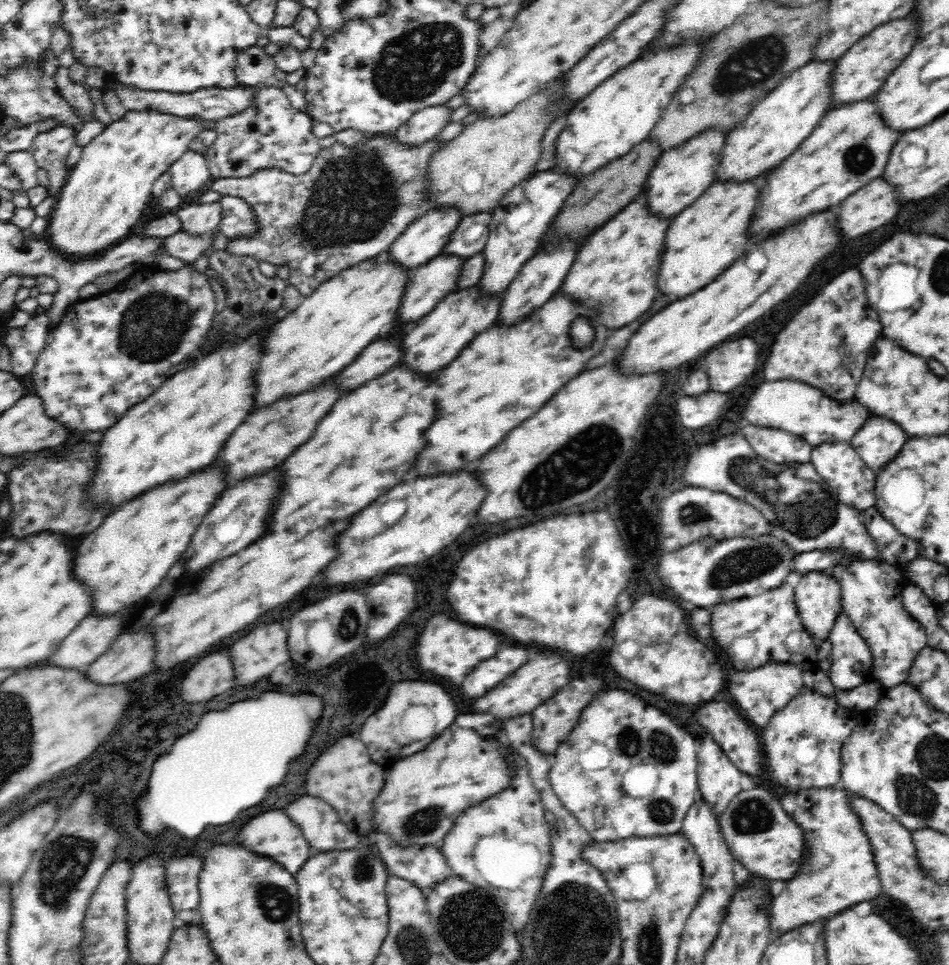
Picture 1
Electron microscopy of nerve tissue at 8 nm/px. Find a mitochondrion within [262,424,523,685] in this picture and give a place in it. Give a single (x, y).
(436, 461)

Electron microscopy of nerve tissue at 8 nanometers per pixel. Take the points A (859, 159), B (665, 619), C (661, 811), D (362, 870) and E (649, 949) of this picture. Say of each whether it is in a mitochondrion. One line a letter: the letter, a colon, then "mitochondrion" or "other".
A: mitochondrion
B: other
C: mitochondrion
D: mitochondrion
E: mitochondrion

